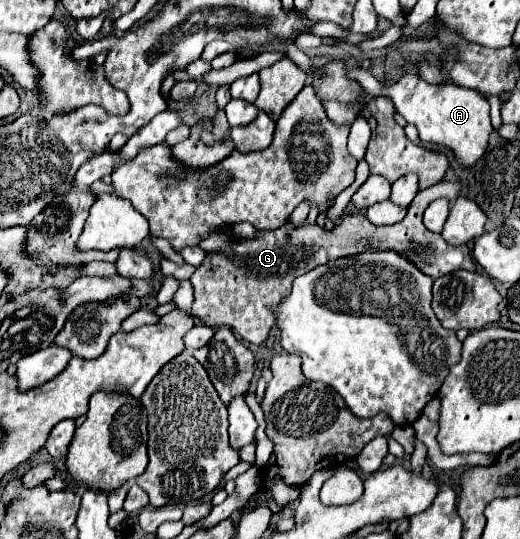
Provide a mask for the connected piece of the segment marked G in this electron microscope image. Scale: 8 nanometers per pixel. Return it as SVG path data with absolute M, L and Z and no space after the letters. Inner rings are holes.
M439 182L427 190L419 190L415 202L411 202L407 210L407 216L391 226L375 226L365 214L343 216L333 230L325 230L319 224L309 222L303 226L291 226L291 222L285 222L279 230L257 232L253 240L233 242L229 250L235 254L235 258L229 256L229 252L209 252L203 264L191 276L191 284L195 288L191 312L207 326L229 326L239 332L243 340L261 344L275 324L271 308L275 308L291 292L291 284L297 276L307 274L307 270L313 270L323 262L361 254L363 250L395 250L409 262L415 262L415 266L419 266L419 270L431 278L439 278L455 270L477 270L467 246L451 246L441 234L421 230L421 216L425 208L437 198L457 198L459 188L459 182ZM451 254L461 256L459 260L451 262Z

